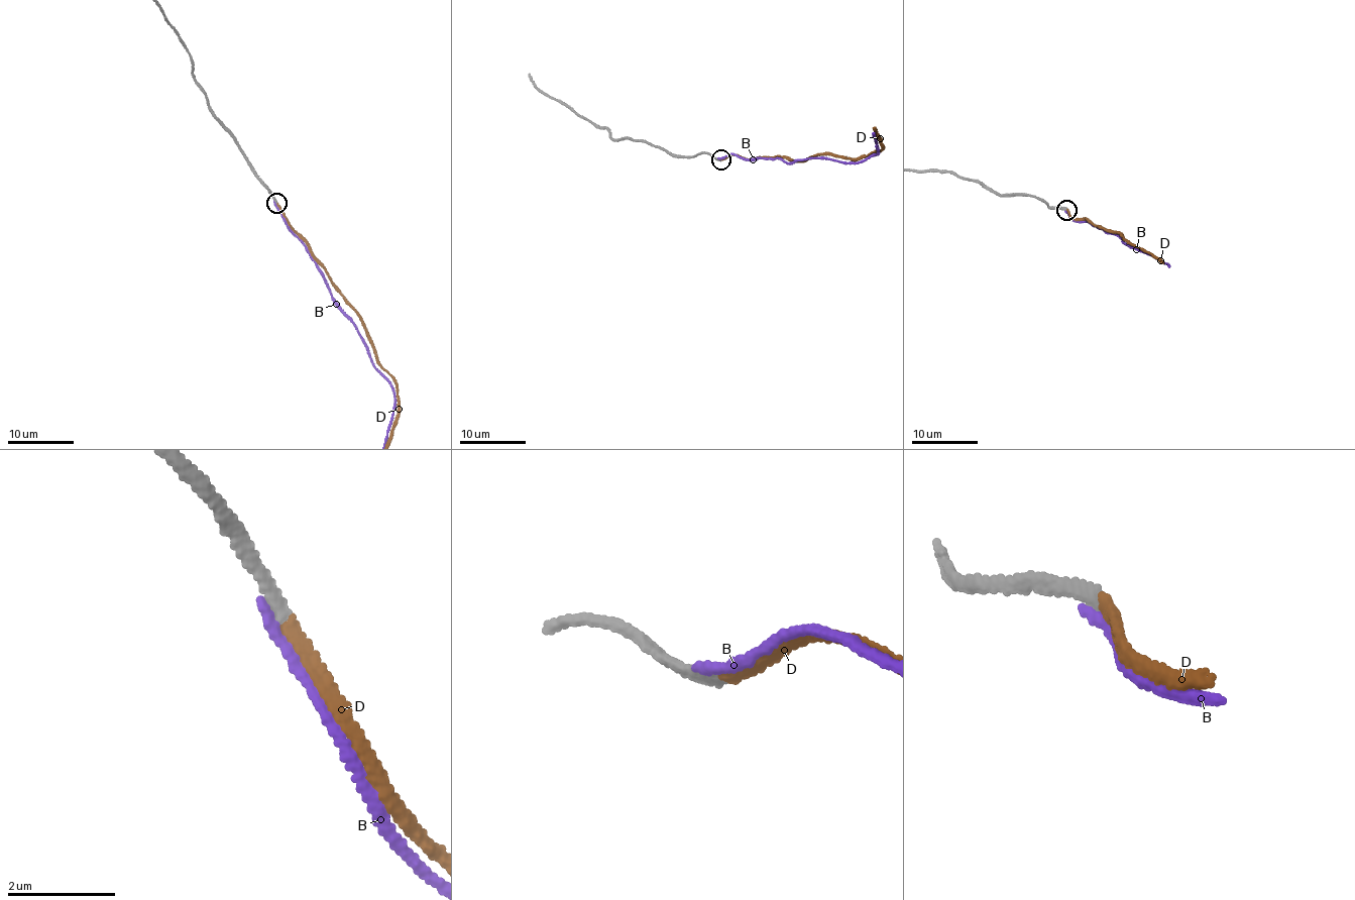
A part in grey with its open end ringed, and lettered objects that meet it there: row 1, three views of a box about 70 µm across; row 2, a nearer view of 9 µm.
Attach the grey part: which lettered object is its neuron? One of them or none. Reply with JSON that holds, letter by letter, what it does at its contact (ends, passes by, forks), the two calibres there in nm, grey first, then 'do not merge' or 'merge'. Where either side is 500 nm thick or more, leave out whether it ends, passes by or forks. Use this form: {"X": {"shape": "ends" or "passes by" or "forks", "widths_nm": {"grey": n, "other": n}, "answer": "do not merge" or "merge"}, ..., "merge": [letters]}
{"B": {"shape": "ends", "widths_nm": {"grey": 240, "other": 160}, "answer": "do not merge"}, "D": {"shape": "ends", "widths_nm": {"grey": 200, "other": 200}, "answer": "merge"}, "merge": ["D"]}

